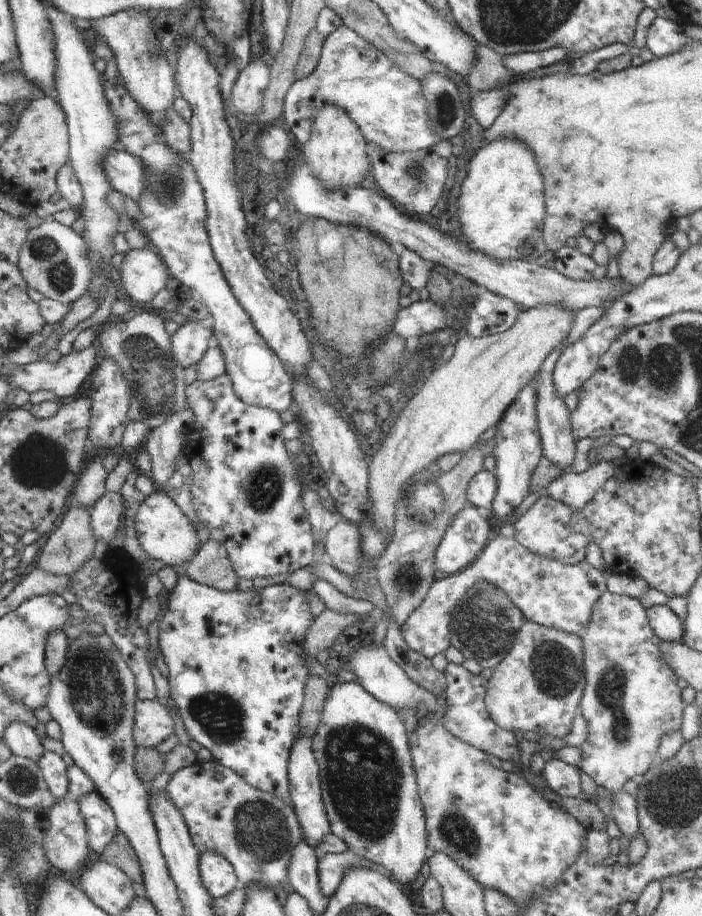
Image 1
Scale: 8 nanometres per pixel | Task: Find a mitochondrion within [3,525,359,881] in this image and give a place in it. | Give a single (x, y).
(98, 692)

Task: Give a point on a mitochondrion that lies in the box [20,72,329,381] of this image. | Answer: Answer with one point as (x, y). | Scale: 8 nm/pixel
(45, 249)

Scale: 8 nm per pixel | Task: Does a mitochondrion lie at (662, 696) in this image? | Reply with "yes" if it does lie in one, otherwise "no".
no

